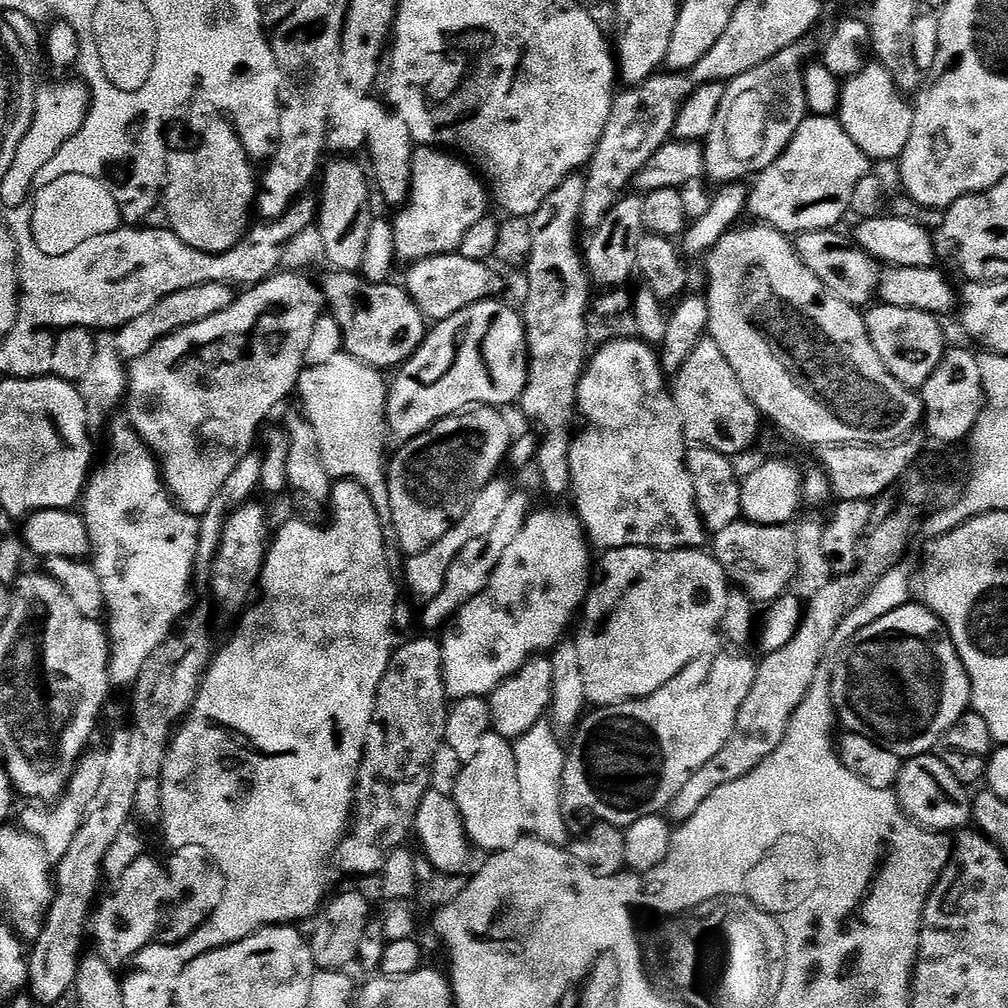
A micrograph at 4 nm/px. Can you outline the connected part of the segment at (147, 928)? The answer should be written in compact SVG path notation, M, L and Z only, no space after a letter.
M151 855L140 856L114 884L113 892L95 909L90 920L90 936L96 939L95 951L114 969L131 965L138 953L157 939L162 928L160 915L164 912L164 903L174 896L172 880L163 863L151 860Z

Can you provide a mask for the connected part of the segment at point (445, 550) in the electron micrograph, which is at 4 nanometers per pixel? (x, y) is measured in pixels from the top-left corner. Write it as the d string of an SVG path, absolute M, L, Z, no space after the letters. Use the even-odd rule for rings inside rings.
M493 478L477 494L474 502L470 502L466 514L462 514L462 518L458 518L458 522L454 522L454 526L450 526L450 530L446 530L446 534L442 534L442 538L438 538L438 542L434 542L426 550L405 559L404 580L406 585L408 584L409 590L420 599L420 602L438 598L438 594L441 593L446 582L446 574L449 573L450 566L453 565L454 558L458 557L458 554L471 541L477 541L478 538L483 538L486 534L490 534L490 529L498 523L498 517L501 516L506 502L510 502L510 498L514 494L511 482L500 479Z

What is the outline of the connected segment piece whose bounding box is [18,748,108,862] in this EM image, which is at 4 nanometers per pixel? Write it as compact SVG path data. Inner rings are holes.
M94 748L86 752L76 764L75 772L71 776L71 781L65 788L65 792L60 799L55 801L53 806L30 804L21 814L20 820L18 820L19 825L25 832L39 838L49 861L59 861L68 851L72 839L74 839L80 824L82 824L87 807L89 807L91 801L95 799L99 789L101 789L101 783L103 783L103 777L105 777L105 770L107 769L107 759L105 749L95 750Z

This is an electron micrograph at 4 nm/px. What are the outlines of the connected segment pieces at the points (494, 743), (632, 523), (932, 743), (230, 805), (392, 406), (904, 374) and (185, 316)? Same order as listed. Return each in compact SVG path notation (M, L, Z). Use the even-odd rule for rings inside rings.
M494 731L488 732L486 738L482 738L482 746L478 749L478 754L474 754L474 758L463 761L461 768L464 769L456 776L456 789L451 789L450 792L460 811L469 841L475 847L477 844L484 854L506 850L510 846L514 846L514 842L518 842L522 835L522 813L520 810L522 790L518 786L518 762L514 758L512 746L513 741L502 738Z
M639 338L612 340L594 352L576 391L578 416L581 421L584 419L584 429L575 433L568 446L572 479L570 496L576 499L574 512L580 517L589 541L595 547L597 544L600 550L653 548L669 552L679 548L703 549L706 529L698 514L694 482L690 482L688 473L682 418L666 373L660 366L659 355Z
M919 602L903 604L898 610L878 618L878 622L870 622L870 626L858 630L858 634L847 641L845 648L848 648L844 652L844 664L848 667L848 681L844 684L844 692L840 692L840 690L833 691L832 702L836 705L839 723L841 725L844 723L843 727L847 731L862 734L866 738L870 738L875 744L881 744L883 748L898 754L902 758L926 756L940 743L941 738L950 730L950 726L954 726L954 722L958 722L958 718L962 718L964 713L969 711L972 703L972 683L967 670L964 669L962 658L954 646L952 636L948 633L948 627L923 604Z
M336 480L332 485L332 499L330 501L330 509L332 508L332 521L329 522L325 528L319 528L316 524L307 524L304 520L292 520L289 524L284 524L280 528L280 533L273 535L268 546L267 556L264 559L264 568L261 570L258 592L264 597L260 600L260 605L257 606L253 612L251 610L245 611L239 617L240 629L236 632L236 637L225 646L224 649L217 651L211 659L207 671L203 675L203 680L200 683L200 691L197 694L196 701L189 709L187 716L182 720L182 723L175 729L174 735L171 737L168 745L168 752L165 754L165 762L161 768L161 800L162 800L162 814L164 821L162 823L162 831L164 836L168 839L169 849L175 850L182 846L202 846L202 850L206 850L206 854L211 860L218 862L220 873L224 876L224 897L218 906L218 910L214 910L214 914L210 914L210 918L202 926L198 926L198 930L194 930L194 934L190 934L190 938L180 941L180 945L184 950L190 952L193 958L202 958L202 954L210 954L219 948L230 946L234 942L242 942L247 936L253 936L256 932L261 932L262 929L269 926L292 926L297 922L296 920L304 920L315 917L321 911L322 905L325 903L328 892L328 863L333 863L336 855L336 850L344 840L345 836L350 831L350 825L354 820L354 801L356 799L356 775L360 769L360 763L364 757L364 747L366 746L366 734L370 730L370 722L374 714L374 706L376 705L376 695L378 694L378 686L382 682L382 678L388 673L388 667L392 661L392 653L397 647L398 639L396 640L396 588L398 588L398 581L390 574L390 566L386 562L386 546L382 542L381 523L378 522L377 511L374 510L374 504L370 500L370 494L360 482L356 480Z
M493 298L491 300L483 300L474 306L466 306L466 310L462 310L458 314L454 314L450 318L439 321L435 325L436 328L427 333L420 348L405 364L401 364L396 376L391 378L390 387L387 389L387 435L390 437L393 445L409 444L418 434L422 434L432 424L445 420L448 416L454 416L457 412L465 411L473 406L487 406L490 408L507 409L507 404L515 405L519 401L522 390L526 386L526 378L528 377L528 343L526 342L526 330L524 329L524 318L519 311L516 312L508 304L503 304L503 299Z
M882 303L869 307L866 319L868 333L874 342L874 350L878 350L878 358L886 362L890 374L894 374L898 382L902 382L910 389L923 388L926 378L934 374L938 362L942 362L946 351L944 332L940 329L941 321L931 312Z
M206 282L190 286L190 290L178 290L178 294L162 298L158 306L146 310L146 314L134 318L115 333L114 343L117 352L120 353L120 359L124 362L141 360L162 338L194 322L202 322L206 318L214 318L214 314L222 314L222 310L229 308L232 303L234 303L233 285L222 282Z

